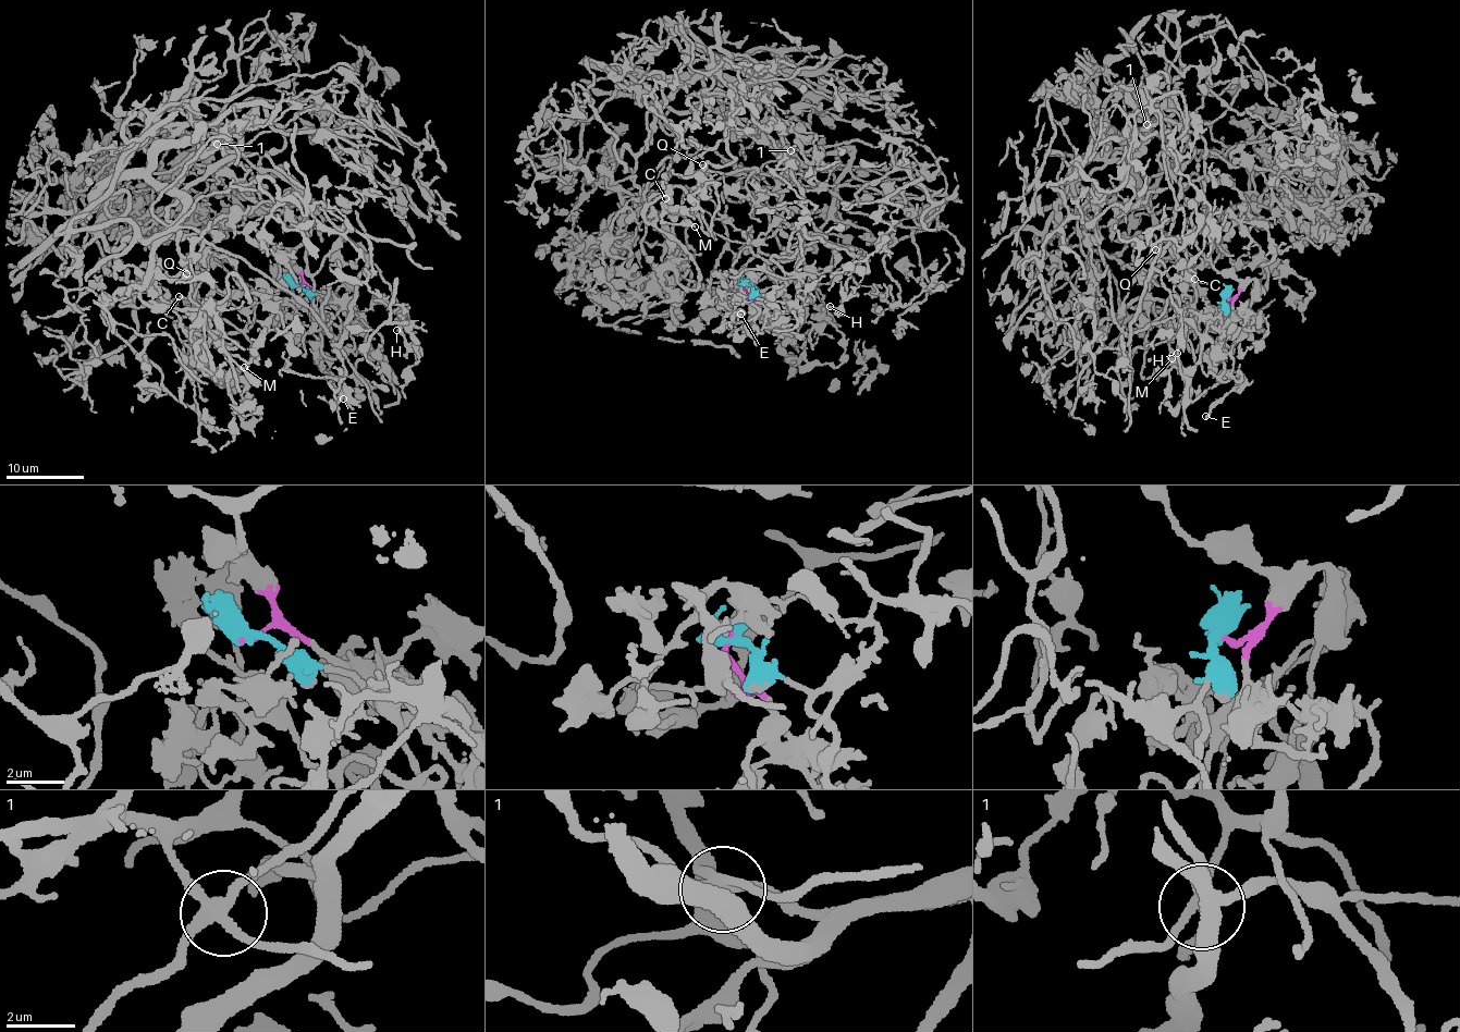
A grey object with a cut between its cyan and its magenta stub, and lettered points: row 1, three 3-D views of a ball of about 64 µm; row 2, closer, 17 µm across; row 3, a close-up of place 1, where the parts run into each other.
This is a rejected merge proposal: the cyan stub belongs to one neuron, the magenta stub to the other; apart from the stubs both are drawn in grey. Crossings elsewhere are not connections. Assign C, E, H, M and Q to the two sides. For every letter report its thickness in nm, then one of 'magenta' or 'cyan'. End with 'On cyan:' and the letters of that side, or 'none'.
C: 200 nm | magenta
E: 240 nm | cyan
H: 170 nm | magenta
M: 400 nm | magenta
Q: 280 nm | magenta
On cyan: E

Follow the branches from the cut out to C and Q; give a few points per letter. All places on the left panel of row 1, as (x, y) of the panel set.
C: (293, 286), (308, 203), (259, 171), (259, 102), (148, 284), (237, 345), (204, 319), (192, 366), (179, 296)
Q: (293, 286), (302, 281), (289, 265), (292, 253), (246, 226), (223, 226), (211, 246), (189, 255), (187, 273)

